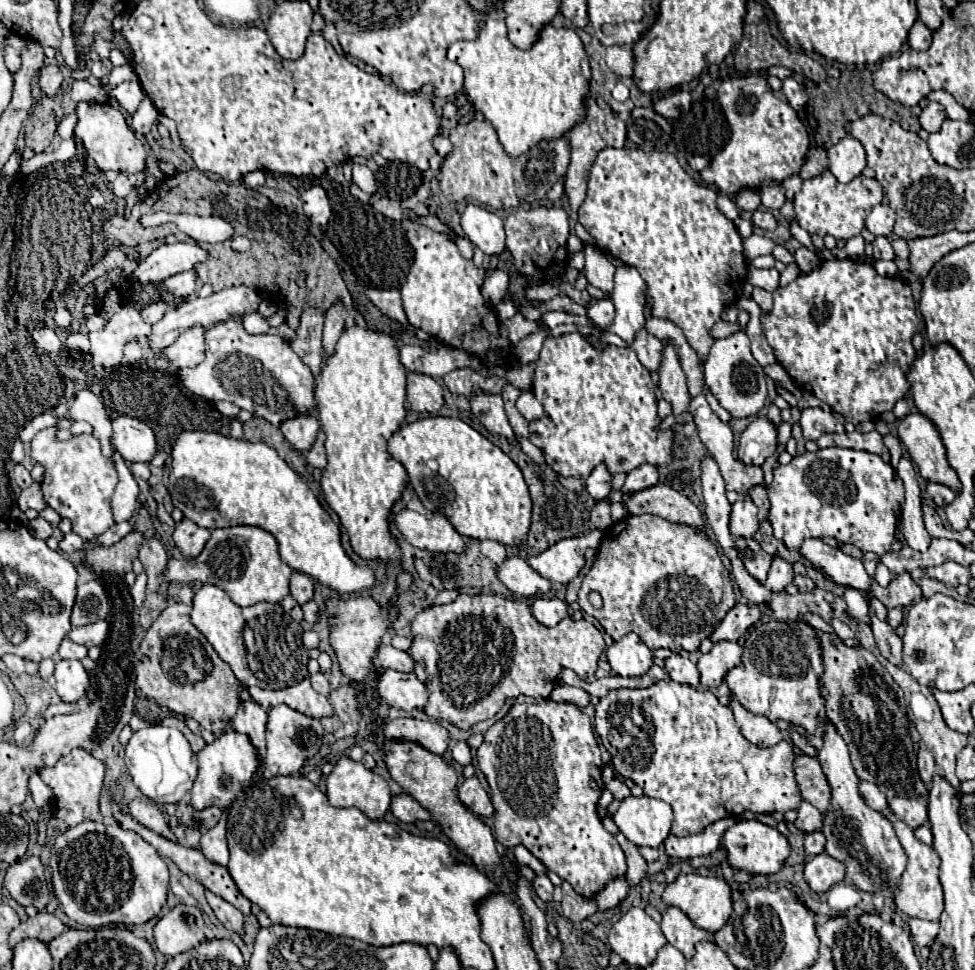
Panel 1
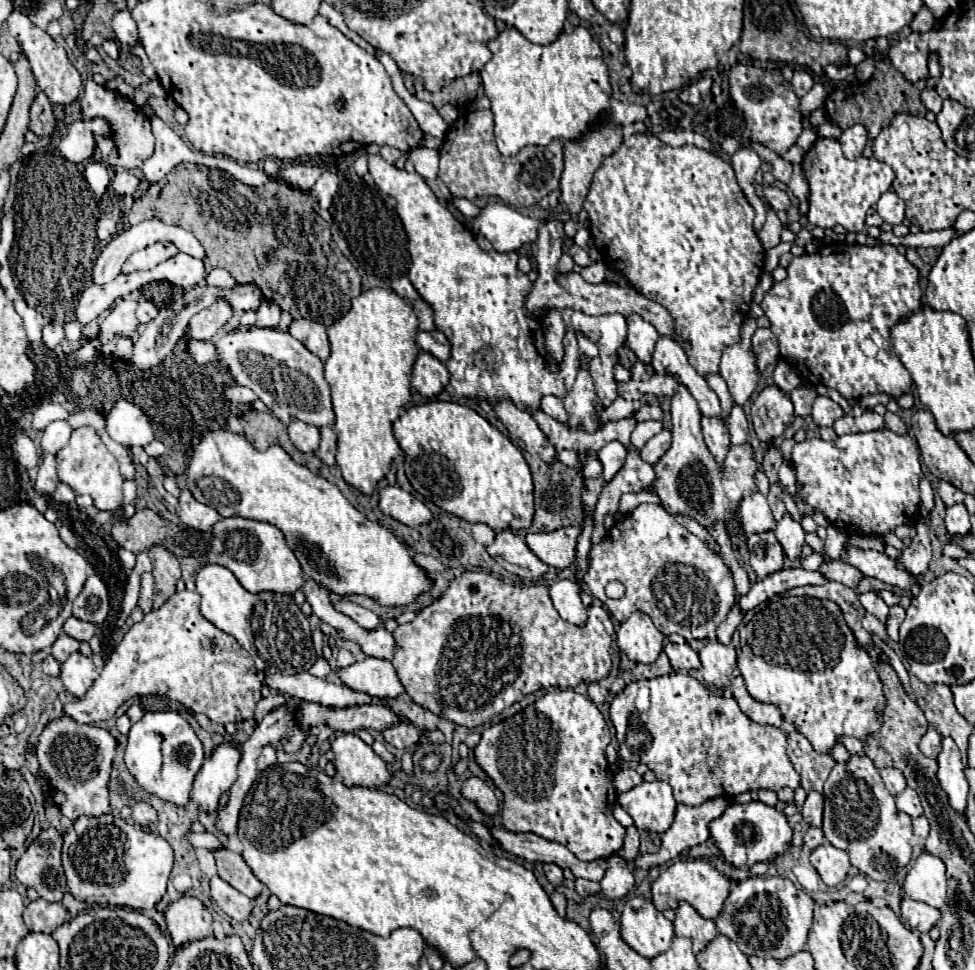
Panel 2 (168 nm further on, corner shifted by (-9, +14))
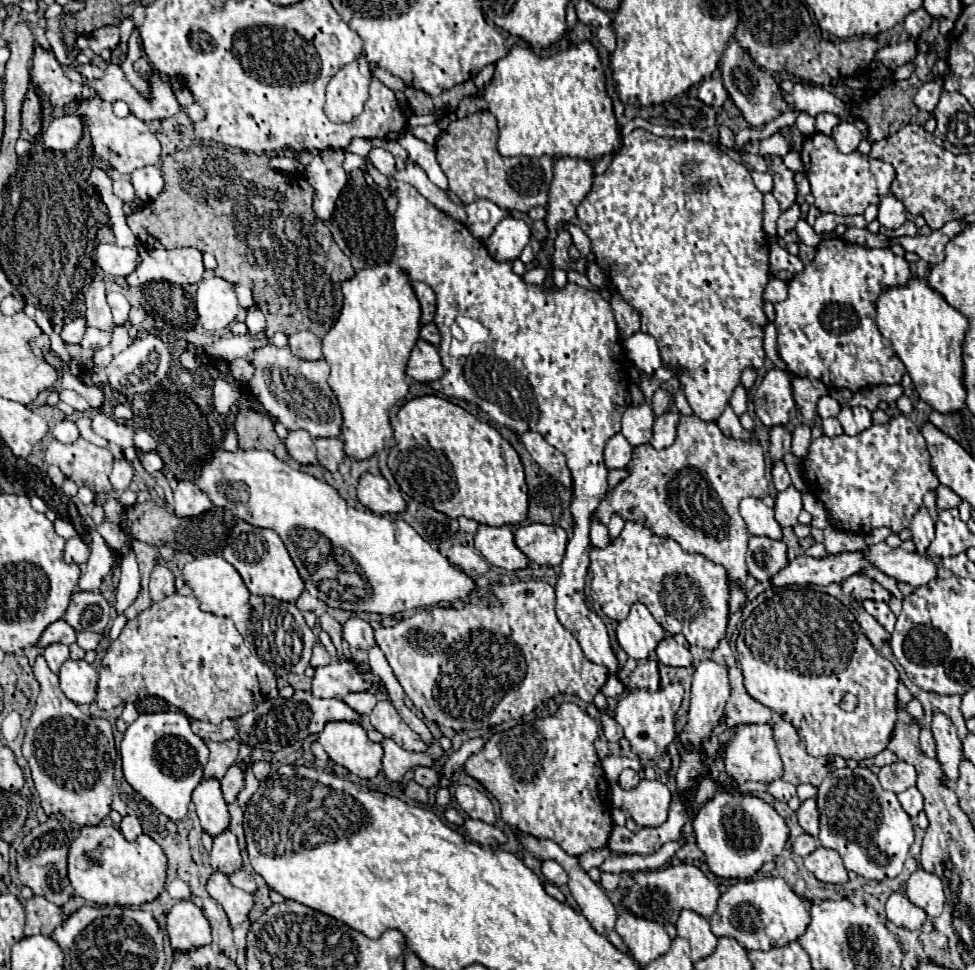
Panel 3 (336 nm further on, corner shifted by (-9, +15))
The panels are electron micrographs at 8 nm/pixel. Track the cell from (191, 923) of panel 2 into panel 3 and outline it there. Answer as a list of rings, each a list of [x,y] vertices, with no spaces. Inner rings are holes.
[[[182,900],[168,912],[166,930],[172,948],[180,952],[200,948],[212,942],[208,918],[204,916],[202,908],[198,908],[192,900]]]

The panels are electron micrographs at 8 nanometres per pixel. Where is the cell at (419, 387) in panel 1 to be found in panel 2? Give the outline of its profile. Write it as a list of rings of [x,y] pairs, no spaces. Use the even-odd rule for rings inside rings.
[[[420,351],[410,377],[412,385],[420,391],[420,395],[436,397],[448,385],[448,379],[450,379],[450,373],[446,365],[434,355]]]

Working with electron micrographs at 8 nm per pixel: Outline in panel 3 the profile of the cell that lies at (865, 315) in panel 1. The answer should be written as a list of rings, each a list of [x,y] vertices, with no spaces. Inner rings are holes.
[[[840,238],[820,242],[812,264],[808,264],[788,282],[788,298],[774,304],[778,350],[788,370],[794,376],[822,380],[826,386],[848,388],[852,392],[858,392],[864,386],[900,384],[906,368],[892,352],[888,340],[884,340],[884,336],[880,336],[876,328],[876,302],[888,286],[908,286],[910,276],[912,274],[906,258],[896,256],[890,248],[864,248],[858,244],[848,244]]]

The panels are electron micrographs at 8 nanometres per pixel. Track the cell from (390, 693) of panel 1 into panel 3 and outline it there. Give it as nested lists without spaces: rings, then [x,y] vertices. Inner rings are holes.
[[[332,660],[328,666],[316,668],[312,680],[312,694],[316,698],[340,698],[348,692],[364,692],[374,688],[378,686],[370,686],[370,682],[362,676],[360,666],[350,660]]]

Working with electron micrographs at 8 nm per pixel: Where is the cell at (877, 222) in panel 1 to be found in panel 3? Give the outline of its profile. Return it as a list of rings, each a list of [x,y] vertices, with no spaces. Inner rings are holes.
[[[888,194],[888,196],[882,198],[880,212],[878,212],[878,222],[884,228],[890,228],[890,230],[900,228],[906,222],[906,208],[894,194]]]

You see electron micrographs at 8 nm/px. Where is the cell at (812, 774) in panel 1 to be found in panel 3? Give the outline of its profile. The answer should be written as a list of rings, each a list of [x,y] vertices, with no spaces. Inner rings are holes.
[[[786,720],[774,722],[772,730],[784,762],[782,778],[794,786],[802,782],[818,786],[824,780],[824,776],[828,776],[828,772],[834,772],[836,768],[846,766],[846,762],[838,756],[822,756],[822,758],[808,756],[804,740],[798,736],[796,728]]]

